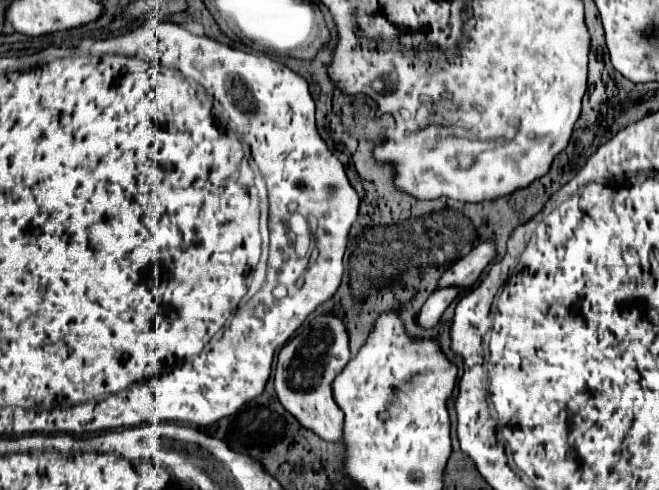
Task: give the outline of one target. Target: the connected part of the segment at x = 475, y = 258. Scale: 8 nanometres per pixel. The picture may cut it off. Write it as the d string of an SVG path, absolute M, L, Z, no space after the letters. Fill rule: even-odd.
M483 242L477 248L473 248L467 256L463 256L459 262L455 262L439 280L439 288L443 286L473 286L481 272L487 268L487 264L495 258L497 246L495 242Z

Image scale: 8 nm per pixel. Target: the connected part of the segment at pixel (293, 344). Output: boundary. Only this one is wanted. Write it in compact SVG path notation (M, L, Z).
M333 314L311 316L297 334L281 348L275 368L275 390L285 406L305 428L327 442L341 440L343 414L333 400L331 382L349 362L349 334L345 324Z

